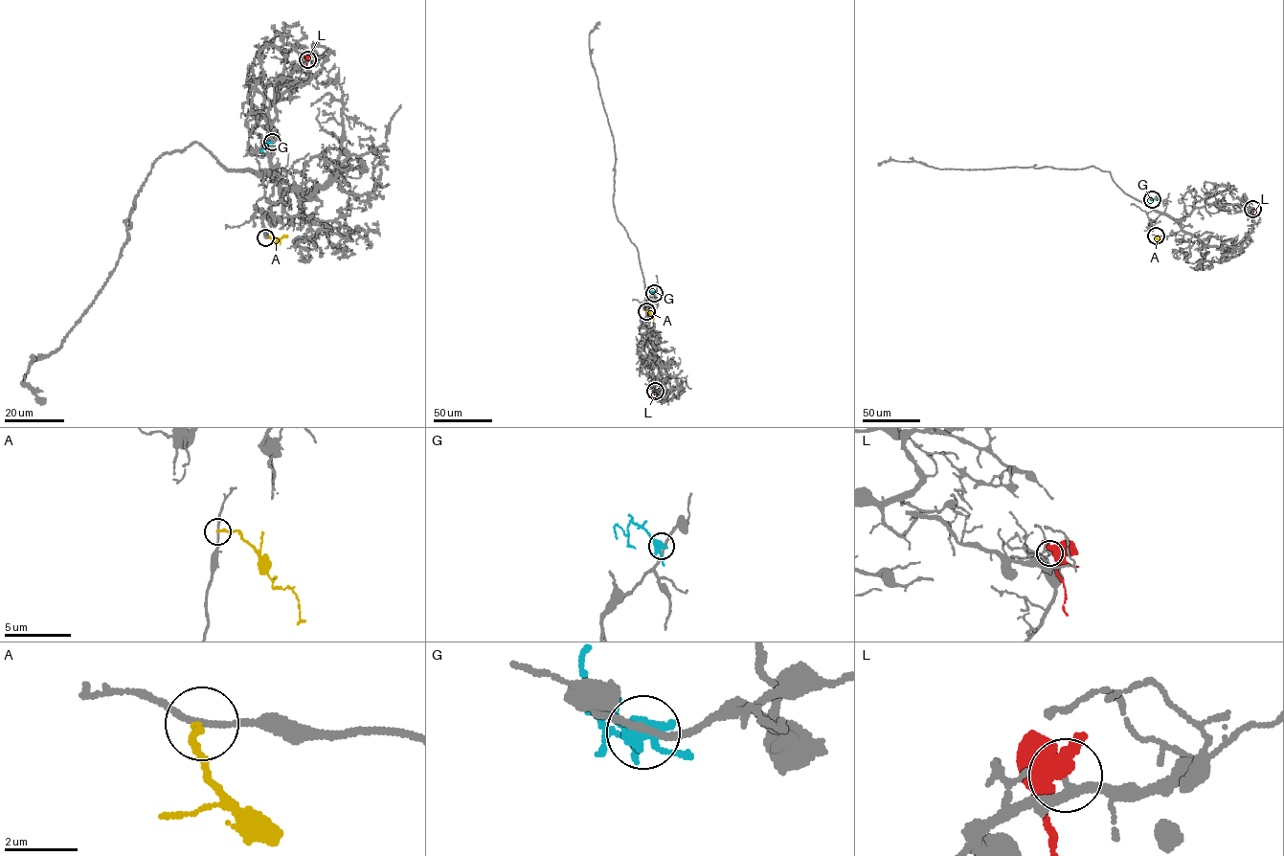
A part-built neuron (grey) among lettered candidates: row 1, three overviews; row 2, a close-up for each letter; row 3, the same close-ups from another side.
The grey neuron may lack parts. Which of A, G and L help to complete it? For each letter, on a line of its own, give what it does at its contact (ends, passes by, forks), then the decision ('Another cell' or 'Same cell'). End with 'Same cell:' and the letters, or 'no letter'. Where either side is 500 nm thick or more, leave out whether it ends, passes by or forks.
A: It ends there. Another cell
G: It passes by. Another cell
L: It passes by. Another cell
Same cell: no letter

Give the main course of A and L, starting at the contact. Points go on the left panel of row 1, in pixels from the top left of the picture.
A: (265, 236), (279, 240), (286, 236)
L: (307, 59), (307, 72)

